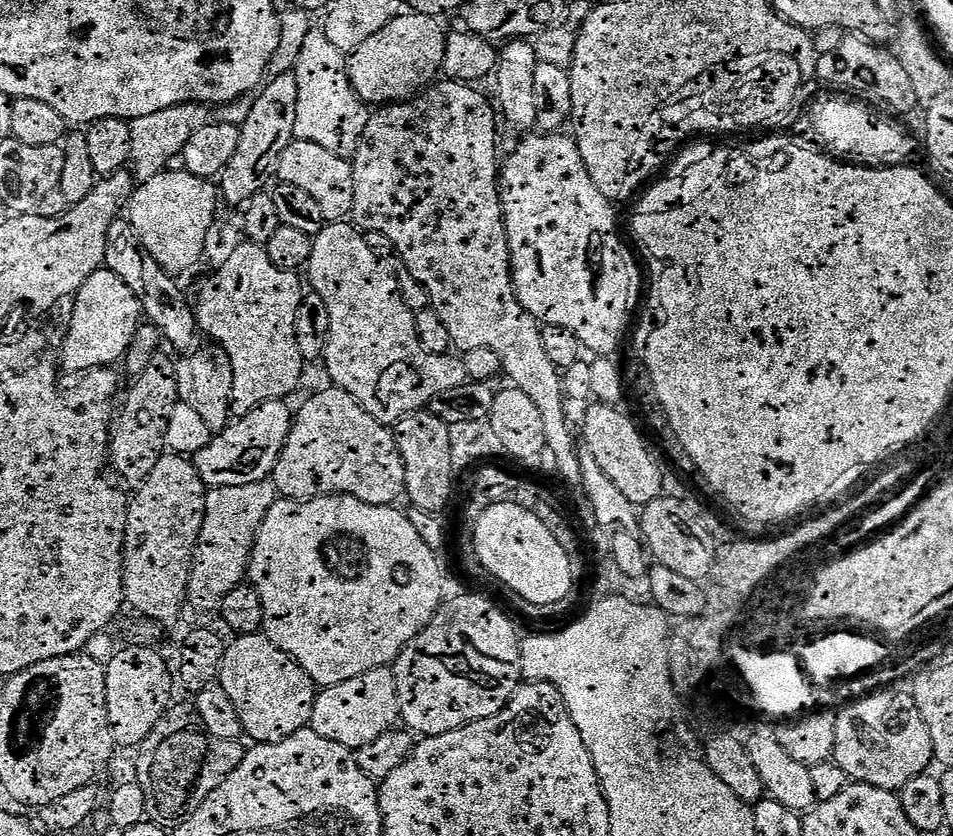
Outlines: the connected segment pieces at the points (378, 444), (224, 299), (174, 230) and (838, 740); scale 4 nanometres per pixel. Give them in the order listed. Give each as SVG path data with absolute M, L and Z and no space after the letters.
M327 387L314 393L300 409L295 409L288 441L270 477L277 493L294 500L313 500L318 496L332 496L341 492L362 504L395 505L396 499L403 497L406 492L406 470L393 429L381 420L374 419L346 390Z
M243 242L224 260L224 265L209 278L200 292L200 301L195 301L194 311L199 329L209 332L211 339L226 350L232 363L234 376L252 376L252 380L280 380L284 388L284 376L288 380L305 379L306 359L299 350L296 337L296 319L300 304L306 295L305 285L295 271L279 269L268 257L267 247L251 242Z
M165 170L151 178L150 181L141 183L139 187L132 193L130 203L126 208L126 216L130 221L136 233L140 235L140 240L146 246L146 250L150 250L150 254L154 254L157 259L162 256L162 252L170 256L170 252L174 254L174 258L178 258L178 254L186 254L186 246L196 246L200 240L200 228L198 224L213 224L217 223L216 217L216 196L218 200L218 188L216 188L211 179L203 176L196 176L187 170L179 170L180 172L172 172L173 170Z
M880 690L875 694L869 694L841 707L835 713L836 729L834 730L832 760L838 766L842 766L842 770L846 770L849 781L878 786L887 792L899 793L900 788L906 787L912 779L913 783L931 769L928 767L934 764L936 750L932 740L924 740L926 722L918 710L916 701L911 695L899 696L896 692L888 691Z

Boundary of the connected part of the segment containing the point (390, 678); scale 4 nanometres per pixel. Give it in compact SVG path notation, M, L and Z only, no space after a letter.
M387 667L358 674L356 678L350 678L350 682L338 682L329 688L320 688L316 693L310 726L322 734L322 738L330 738L330 742L338 742L355 750L374 742L374 738L382 738L382 734L393 731L400 719L396 674L391 667Z

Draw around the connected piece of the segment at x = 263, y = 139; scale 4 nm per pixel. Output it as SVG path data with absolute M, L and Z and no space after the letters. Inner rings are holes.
M295 71L282 73L281 76L268 80L264 93L251 101L249 116L244 120L240 129L240 145L238 154L222 173L222 196L232 204L243 205L259 196L269 187L268 179L273 179L277 171L280 156L290 146L294 139L294 122L298 110L298 86L300 85Z

